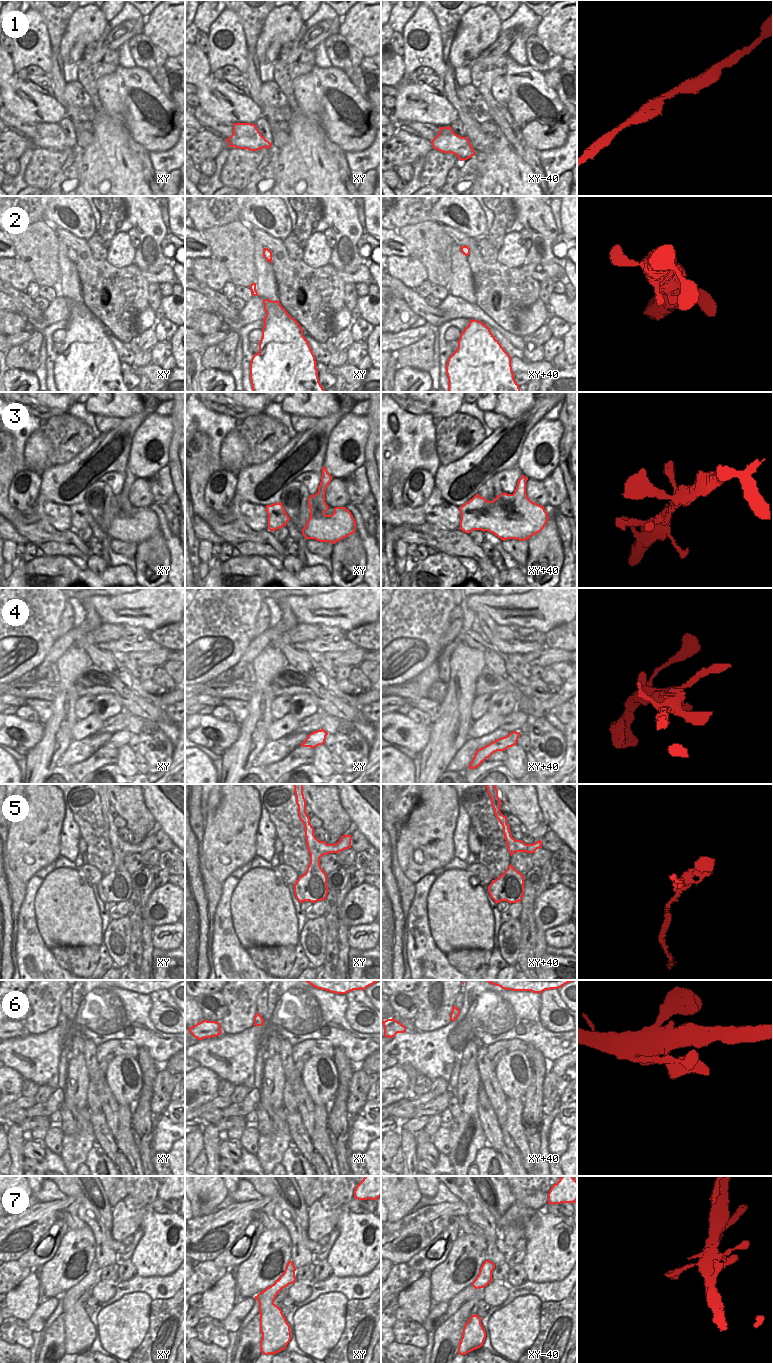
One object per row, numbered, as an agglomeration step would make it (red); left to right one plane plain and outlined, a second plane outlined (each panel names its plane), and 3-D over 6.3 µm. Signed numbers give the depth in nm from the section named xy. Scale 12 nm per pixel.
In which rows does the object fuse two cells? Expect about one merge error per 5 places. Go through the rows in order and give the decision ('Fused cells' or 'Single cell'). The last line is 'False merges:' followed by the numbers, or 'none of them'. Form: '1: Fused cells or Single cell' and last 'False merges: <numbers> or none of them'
1: Single cell
2: Single cell
3: Single cell
4: Single cell
5: Single cell
6: Single cell
7: Single cell
False merges: none of them

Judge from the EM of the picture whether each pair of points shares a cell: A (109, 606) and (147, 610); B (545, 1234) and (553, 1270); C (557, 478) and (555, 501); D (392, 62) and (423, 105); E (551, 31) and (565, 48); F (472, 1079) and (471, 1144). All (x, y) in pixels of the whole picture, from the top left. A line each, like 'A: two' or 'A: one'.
A: one
B: one
C: one
D: one
E: one
F: one

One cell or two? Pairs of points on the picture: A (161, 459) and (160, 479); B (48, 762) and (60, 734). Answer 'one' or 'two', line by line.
A: two
B: one

